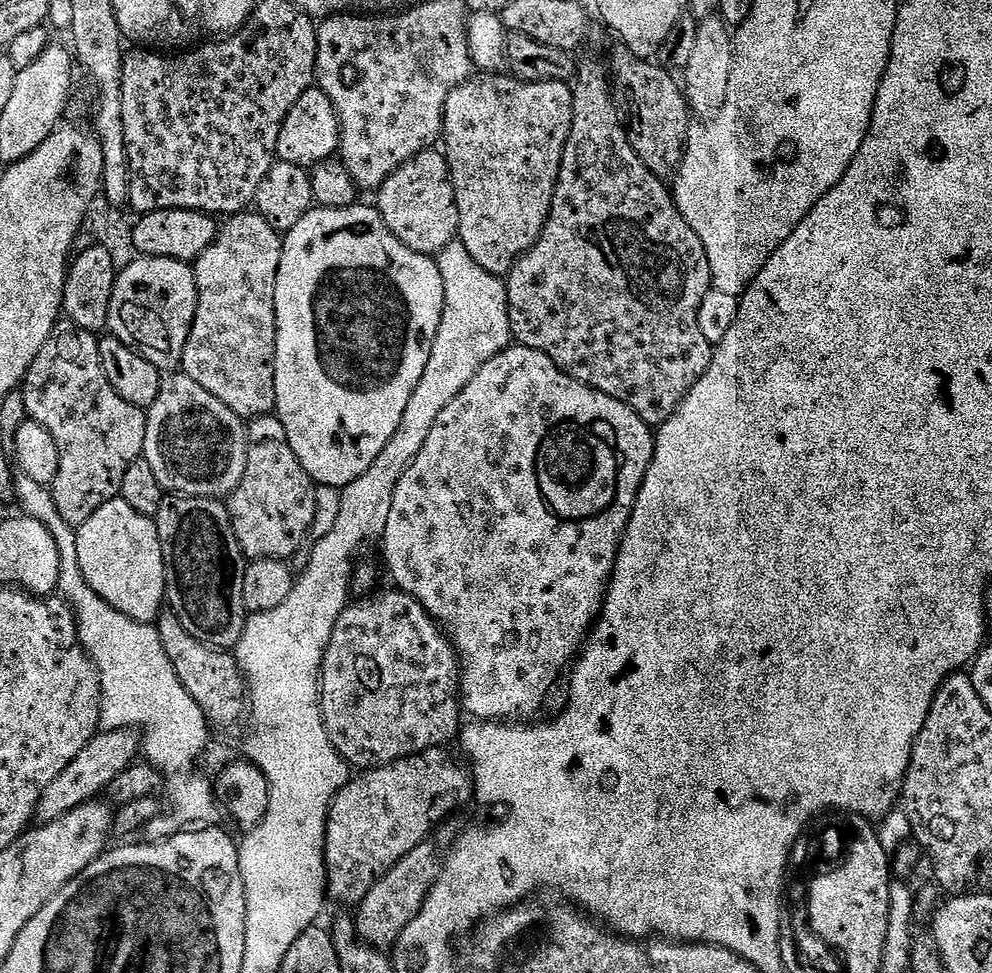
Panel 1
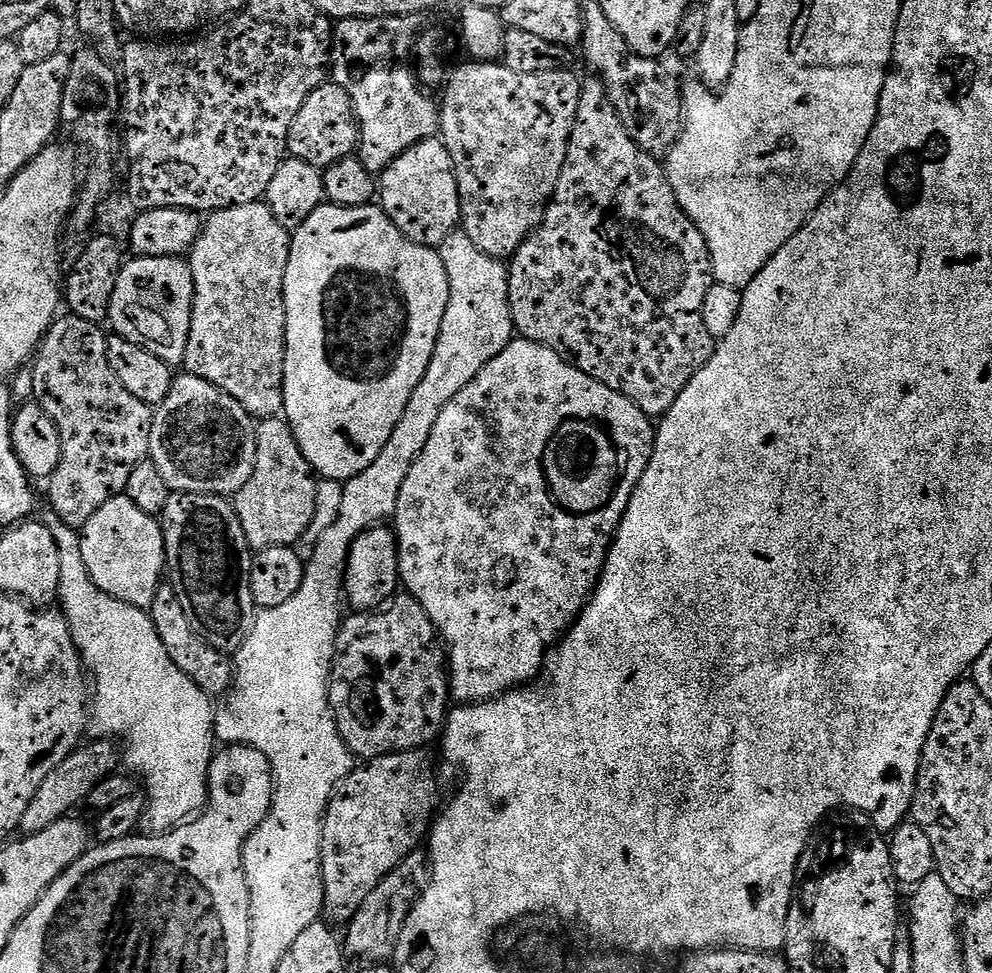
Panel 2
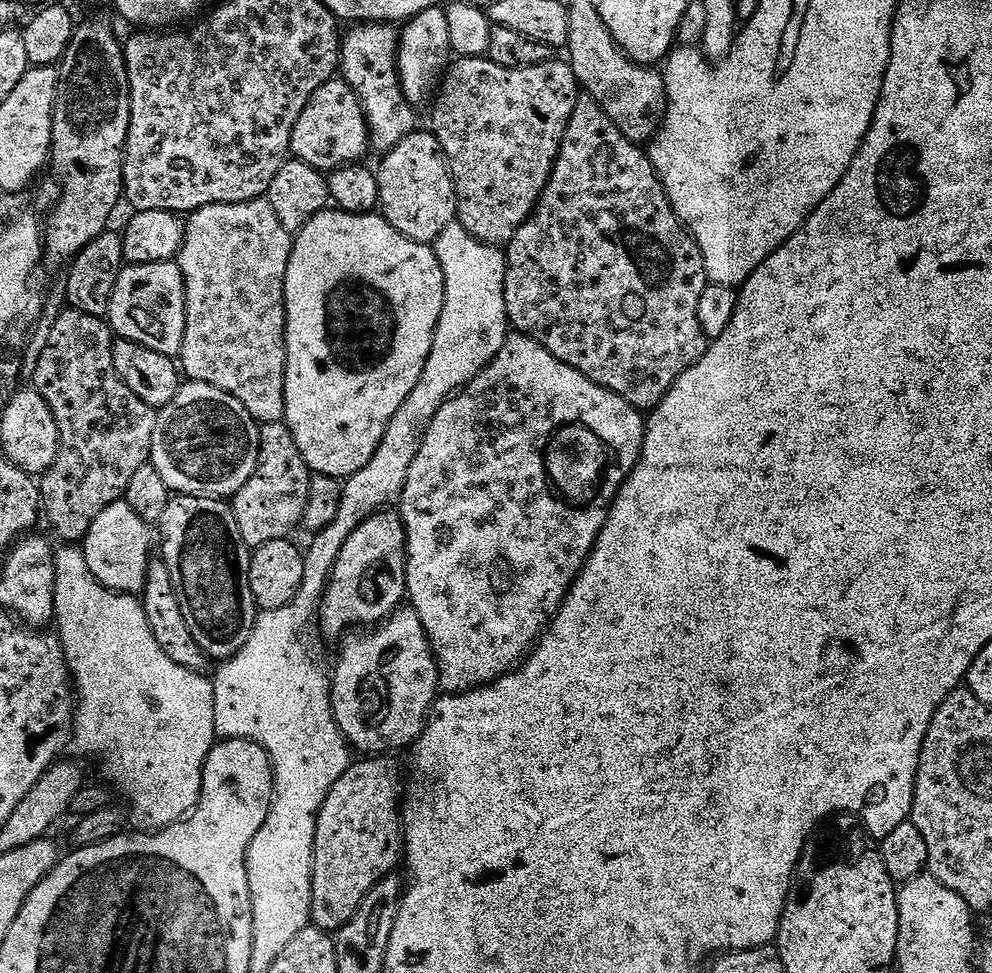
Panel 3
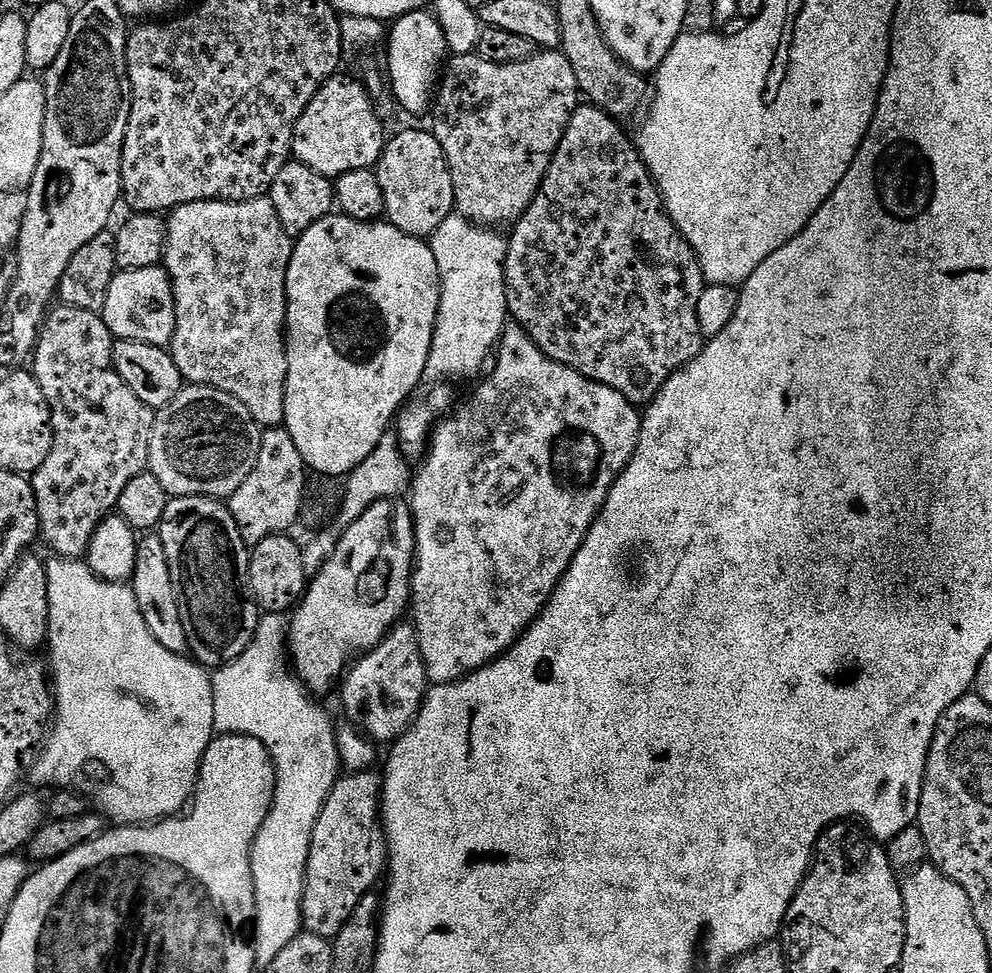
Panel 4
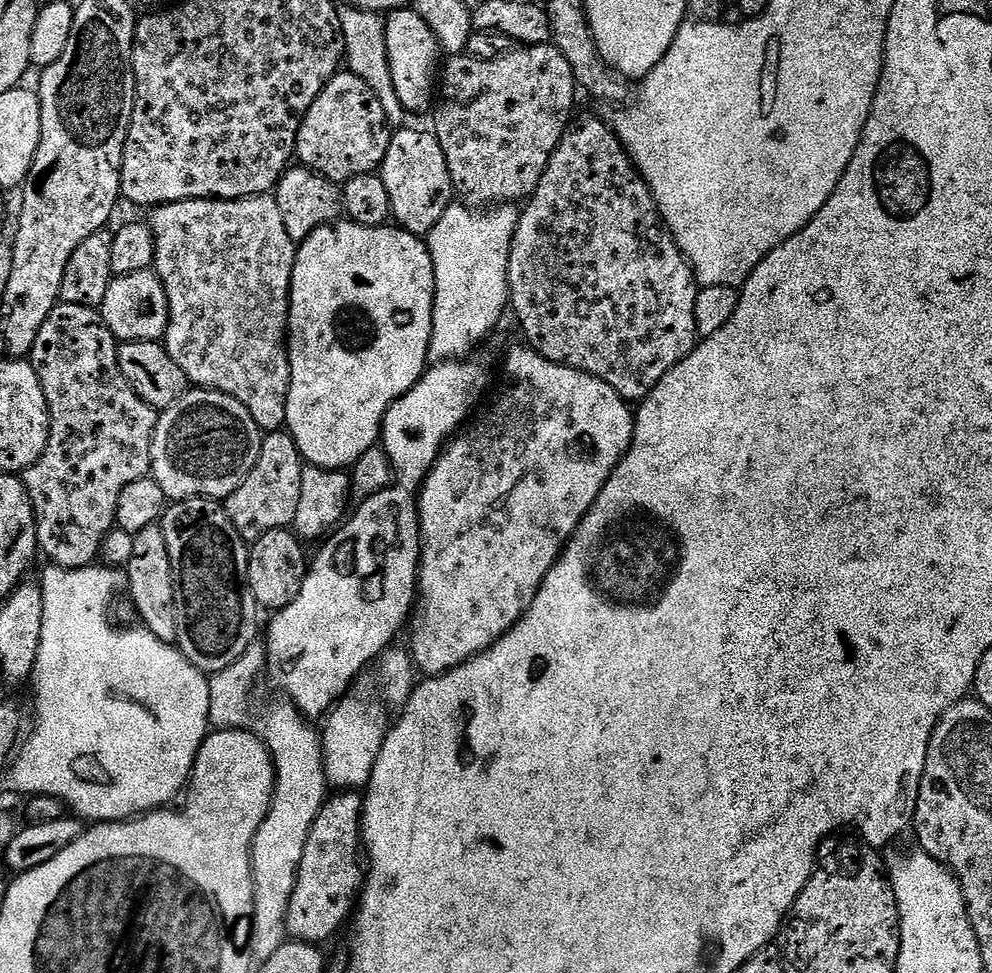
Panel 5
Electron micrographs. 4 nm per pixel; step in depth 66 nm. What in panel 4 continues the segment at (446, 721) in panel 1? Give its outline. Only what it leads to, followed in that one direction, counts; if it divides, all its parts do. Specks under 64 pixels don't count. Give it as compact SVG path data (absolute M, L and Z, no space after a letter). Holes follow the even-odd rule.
M408 622L397 623L380 645L363 653L347 669L343 684L344 708L350 719L361 724L359 727L363 735L373 742L399 740L402 733L415 722L424 704L424 693L430 687L420 643L416 641L415 627Z

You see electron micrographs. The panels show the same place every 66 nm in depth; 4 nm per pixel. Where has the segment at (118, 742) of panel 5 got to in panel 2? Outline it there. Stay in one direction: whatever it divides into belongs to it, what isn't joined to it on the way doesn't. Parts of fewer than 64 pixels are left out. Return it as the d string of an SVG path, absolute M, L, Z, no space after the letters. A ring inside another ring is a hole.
M48 510L45 512L45 516L42 516L42 522L50 530L50 534L55 538L56 545L58 546L58 570L60 571L60 595L58 597L58 604L63 611L64 619L68 621L69 634L72 636L73 643L76 644L76 651L80 654L87 675L90 677L91 687L94 689L90 696L90 732L93 732L91 735L96 738L117 738L116 736L125 736L125 738L128 739L128 764L133 768L131 771L135 773L137 777L144 776L144 784L142 780L142 792L146 797L146 803L144 805L144 813L140 819L139 831L150 836L163 836L164 833L171 832L172 829L179 828L181 824L191 821L193 817L203 812L207 805L208 767L214 755L214 747L212 748L212 744L214 745L213 697L205 693L203 689L196 685L191 678L187 677L182 670L178 670L177 666L174 666L169 655L166 654L166 649L162 641L158 638L158 633L154 628L154 622L145 609L135 608L126 602L122 602L118 598L114 598L110 594L106 594L88 577L88 571L82 562L79 531L64 524L63 520L60 519L54 511ZM115 664L120 667L120 676L124 679L120 684L120 688L124 692L119 692L119 690L116 689L116 680L112 677L116 672Z

